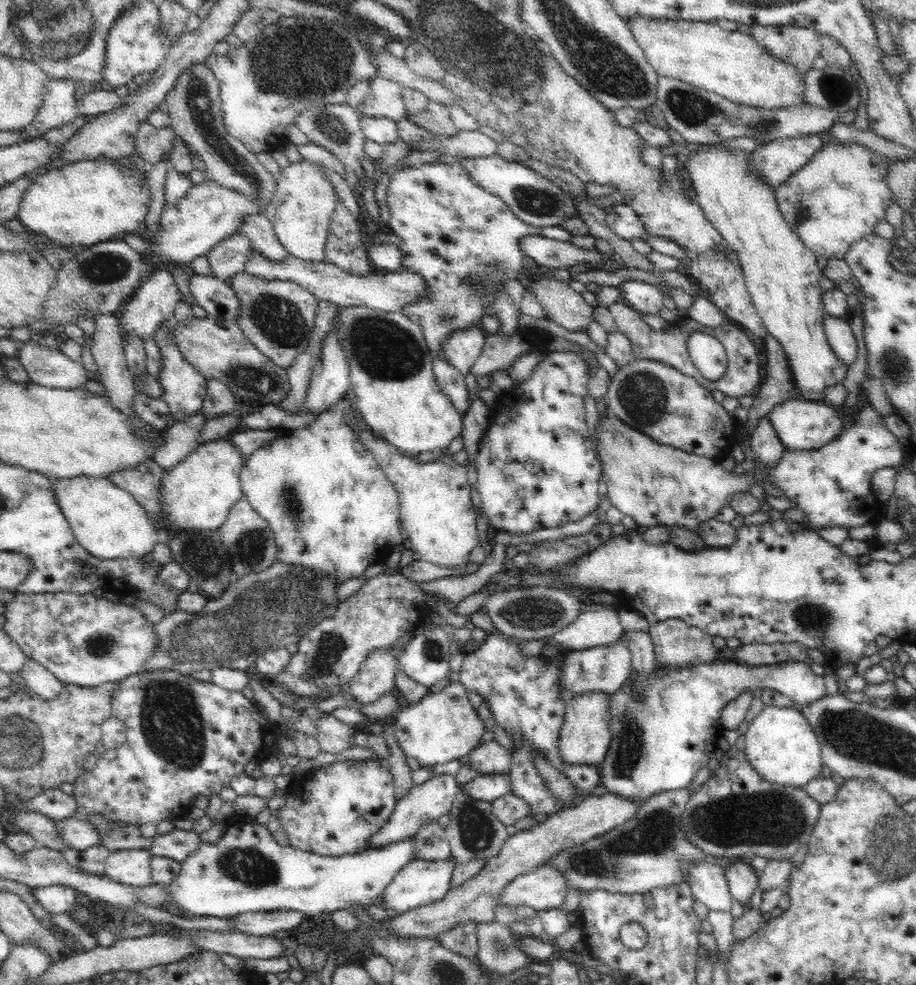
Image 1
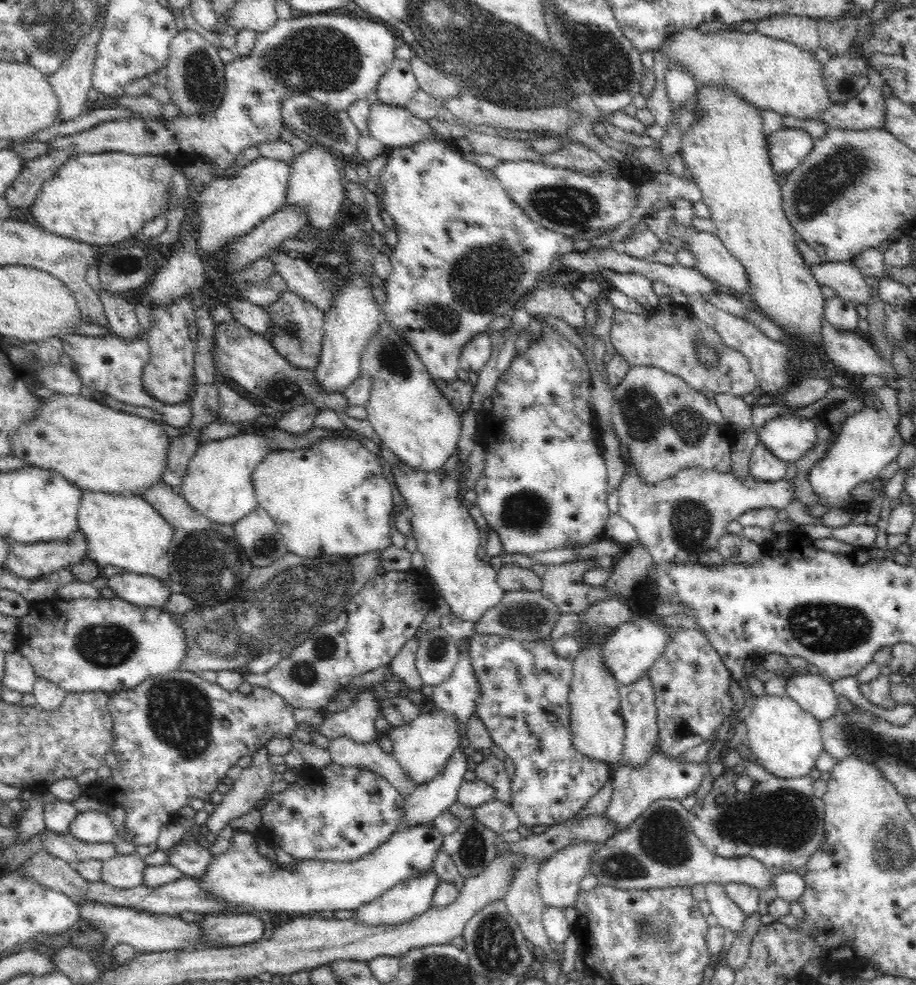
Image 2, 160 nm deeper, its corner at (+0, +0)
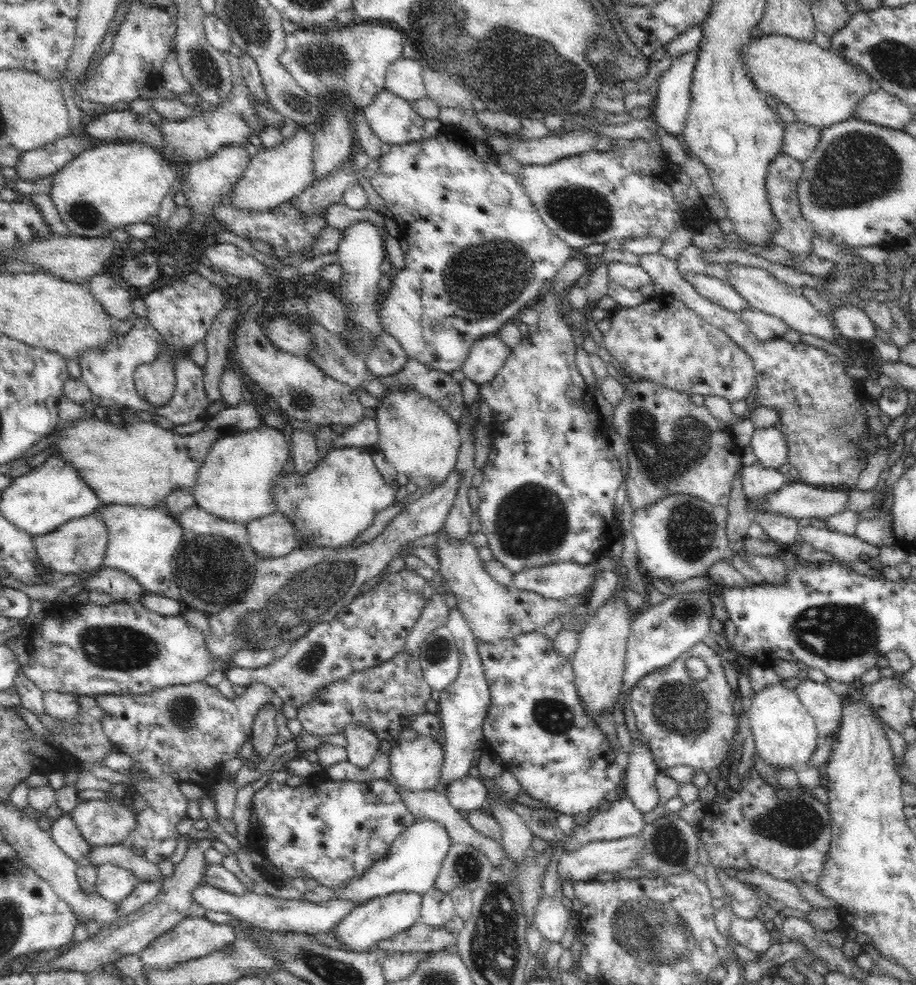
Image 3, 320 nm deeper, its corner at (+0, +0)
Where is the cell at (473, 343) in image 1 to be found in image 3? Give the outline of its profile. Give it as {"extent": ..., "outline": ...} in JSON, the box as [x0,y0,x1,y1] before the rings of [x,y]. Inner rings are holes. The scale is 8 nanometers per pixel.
{"extent":[460,332,512,386],"outline":[[[498,332],[484,335],[475,340],[468,358],[462,363],[460,369],[466,379],[480,386],[496,378],[511,352],[512,348]]]}

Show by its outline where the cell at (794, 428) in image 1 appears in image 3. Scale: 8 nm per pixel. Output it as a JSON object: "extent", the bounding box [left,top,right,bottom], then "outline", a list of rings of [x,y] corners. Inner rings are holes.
{"extent":[750,425,786,469],"outline":[[[774,425],[755,429],[750,446],[756,455],[757,463],[762,467],[778,469],[786,460],[786,440]]]}

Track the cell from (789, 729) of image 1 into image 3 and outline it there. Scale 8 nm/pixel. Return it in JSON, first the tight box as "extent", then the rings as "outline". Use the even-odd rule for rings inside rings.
{"extent":[748,683,819,768],"outline":[[[781,683],[764,688],[754,694],[748,717],[754,734],[758,756],[768,764],[803,768],[803,762],[812,756],[819,741],[815,721],[808,715],[795,690],[788,690]]]}

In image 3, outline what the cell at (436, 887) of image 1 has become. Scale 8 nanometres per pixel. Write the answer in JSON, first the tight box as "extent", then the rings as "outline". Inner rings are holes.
{"extent":[332,892,421,953],"outline":[[[416,892],[392,893],[364,902],[346,915],[332,930],[336,948],[352,953],[372,951],[380,941],[391,939],[411,928],[421,918],[421,898]]]}

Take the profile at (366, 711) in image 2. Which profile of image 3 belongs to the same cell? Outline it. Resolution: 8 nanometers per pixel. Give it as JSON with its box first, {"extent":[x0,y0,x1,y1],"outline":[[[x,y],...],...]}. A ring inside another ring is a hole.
{"extent":[343,724,380,769],"outline":[[[350,724],[343,734],[347,740],[347,758],[350,764],[364,769],[373,761],[380,750],[380,740],[364,726]]]}

